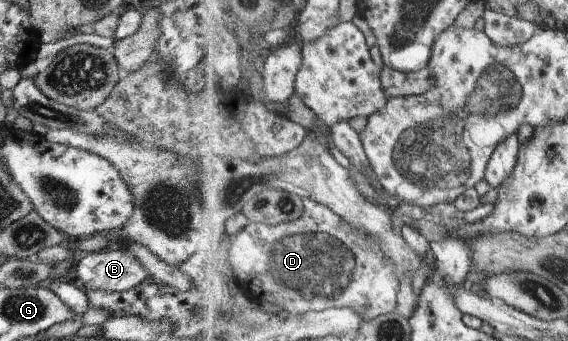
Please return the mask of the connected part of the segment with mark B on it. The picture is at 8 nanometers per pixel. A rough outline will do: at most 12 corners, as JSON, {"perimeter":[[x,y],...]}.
{"perimeter":[[126,248],[81,255],[85,289],[126,291],[151,279]]}

